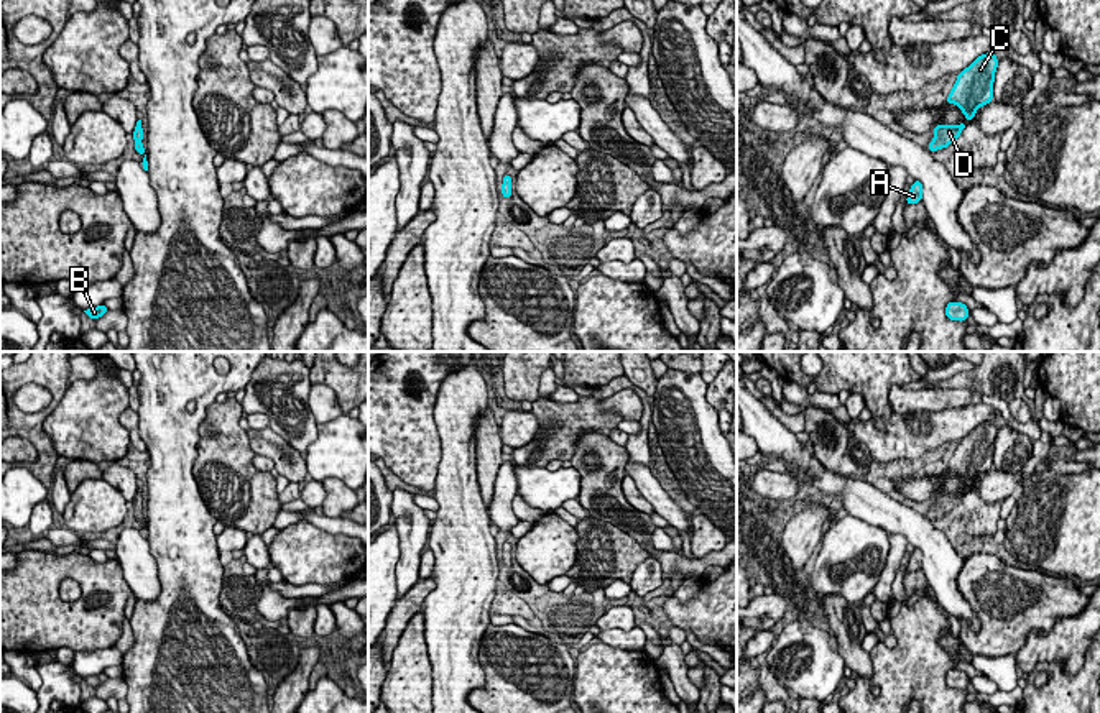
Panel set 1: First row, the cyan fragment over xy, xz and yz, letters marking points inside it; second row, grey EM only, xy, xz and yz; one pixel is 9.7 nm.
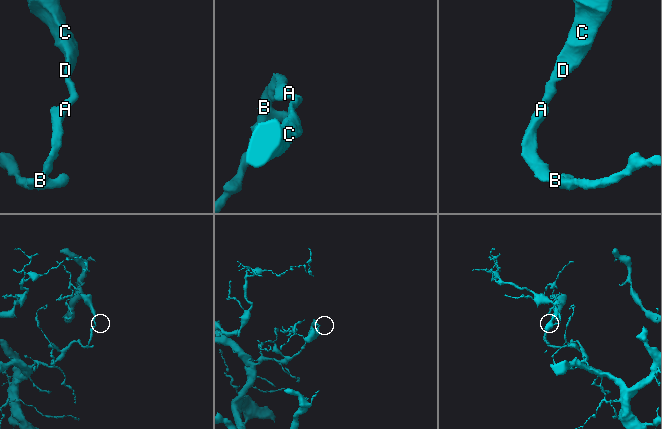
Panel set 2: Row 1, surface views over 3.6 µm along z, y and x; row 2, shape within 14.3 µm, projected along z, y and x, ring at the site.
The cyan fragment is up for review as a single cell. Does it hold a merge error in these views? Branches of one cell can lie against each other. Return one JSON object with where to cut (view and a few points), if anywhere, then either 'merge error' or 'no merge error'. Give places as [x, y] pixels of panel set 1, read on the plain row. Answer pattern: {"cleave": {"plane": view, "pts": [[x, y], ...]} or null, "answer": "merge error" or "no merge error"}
{"cleave": null, "answer": "no merge error"}

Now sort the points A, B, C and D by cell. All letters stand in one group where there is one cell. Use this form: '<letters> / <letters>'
A B C D

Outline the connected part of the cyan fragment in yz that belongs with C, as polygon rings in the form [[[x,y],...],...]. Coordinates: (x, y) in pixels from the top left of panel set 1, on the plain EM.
[[[993,421],[982,422],[967,437],[959,440],[959,445],[947,465],[947,472],[955,472],[968,490],[973,488],[975,480],[991,470],[993,448],[998,427]]]

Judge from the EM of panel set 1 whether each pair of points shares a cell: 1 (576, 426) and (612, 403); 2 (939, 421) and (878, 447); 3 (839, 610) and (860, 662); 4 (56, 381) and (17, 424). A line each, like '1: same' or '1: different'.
1: different
2: same
3: same
4: same

